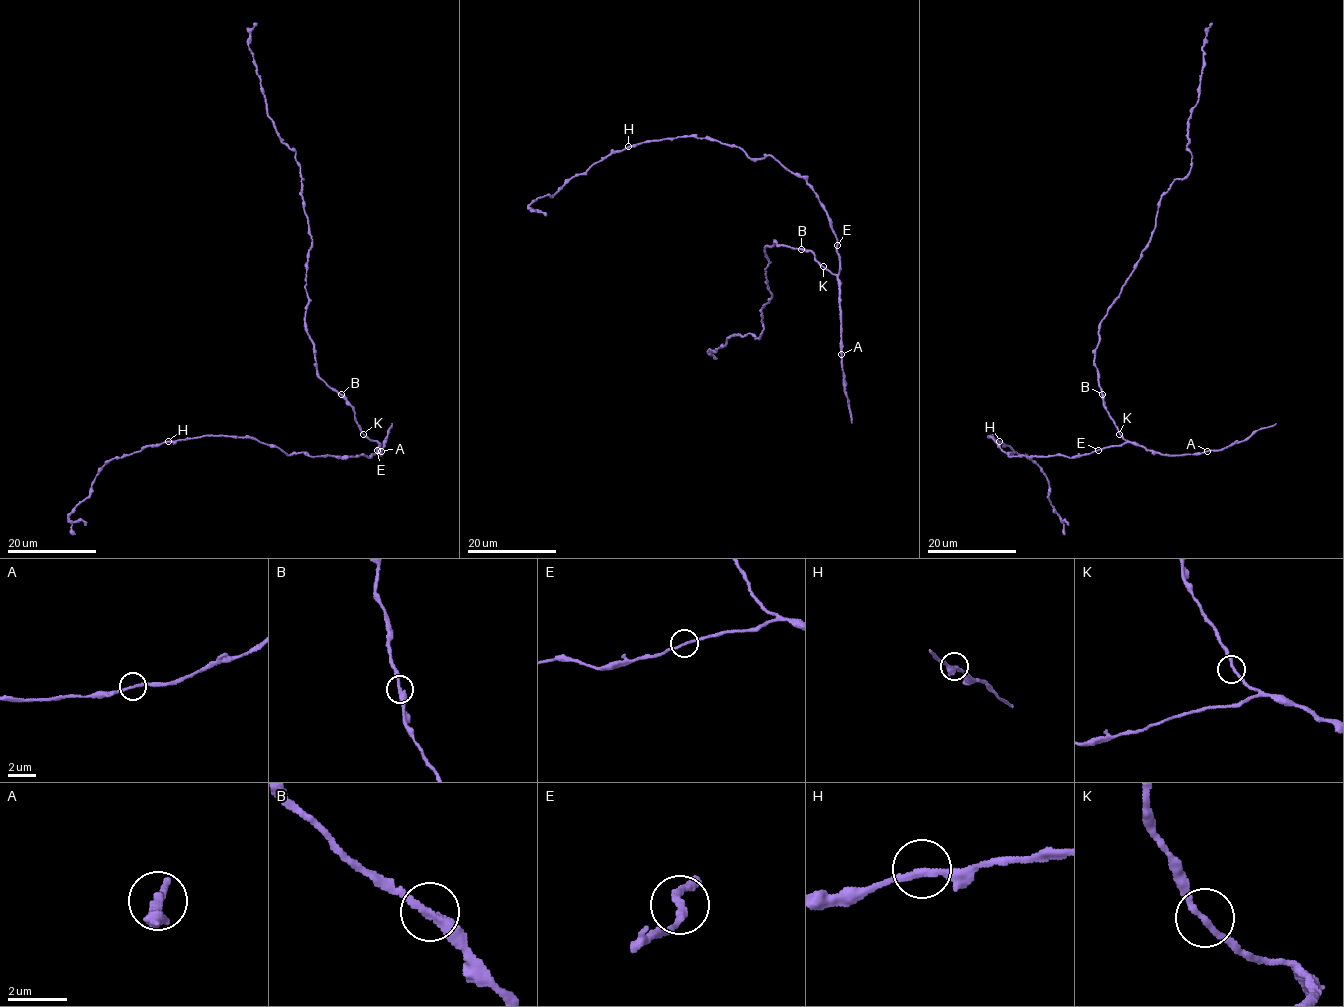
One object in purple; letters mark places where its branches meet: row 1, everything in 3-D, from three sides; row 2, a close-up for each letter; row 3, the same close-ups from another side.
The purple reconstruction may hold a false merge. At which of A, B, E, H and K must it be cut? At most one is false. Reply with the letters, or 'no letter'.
no letter

